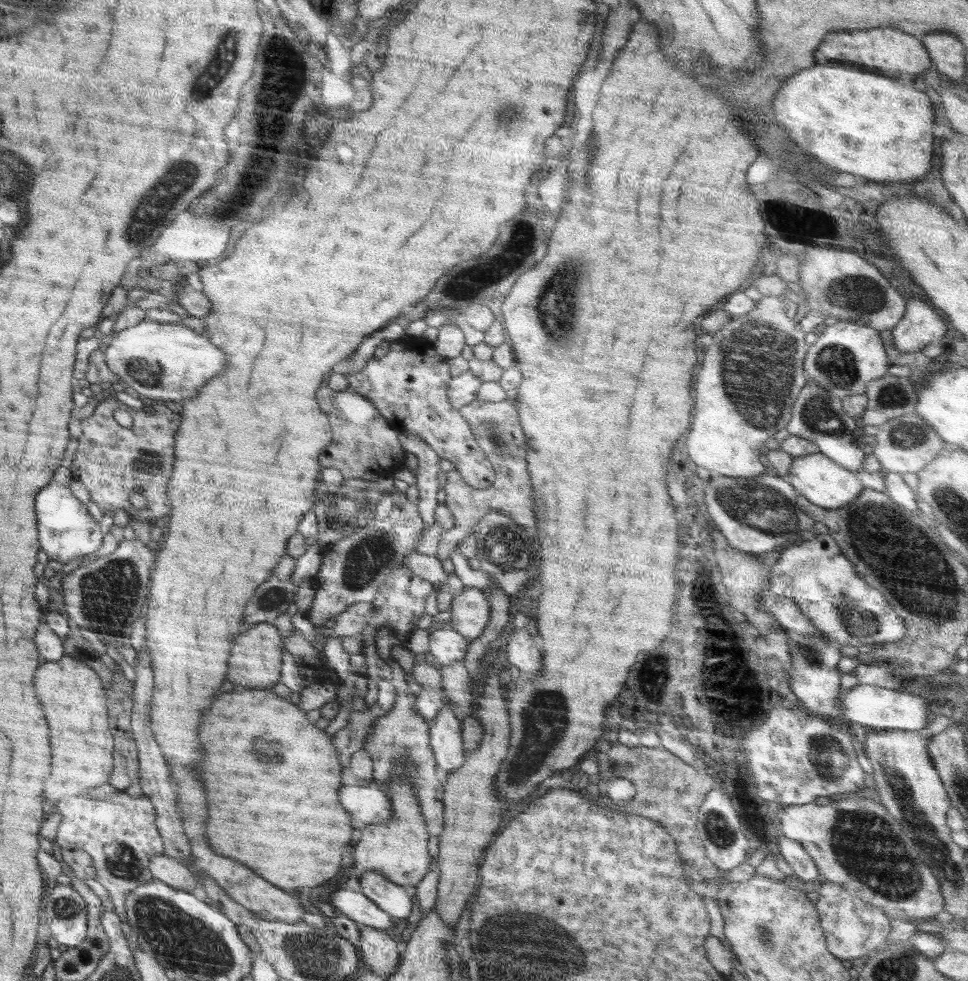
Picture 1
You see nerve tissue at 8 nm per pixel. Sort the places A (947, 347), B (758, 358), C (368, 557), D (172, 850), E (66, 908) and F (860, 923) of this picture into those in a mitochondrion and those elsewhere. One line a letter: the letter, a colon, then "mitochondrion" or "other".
A: other
B: mitochondrion
C: mitochondrion
D: other
E: mitochondrion
F: other

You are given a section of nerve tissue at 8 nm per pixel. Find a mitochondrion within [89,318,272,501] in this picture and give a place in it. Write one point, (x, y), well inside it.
(148, 372)

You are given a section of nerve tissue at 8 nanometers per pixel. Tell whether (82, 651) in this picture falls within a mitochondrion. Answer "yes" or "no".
yes

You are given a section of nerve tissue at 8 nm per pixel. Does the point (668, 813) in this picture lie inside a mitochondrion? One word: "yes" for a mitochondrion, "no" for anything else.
no

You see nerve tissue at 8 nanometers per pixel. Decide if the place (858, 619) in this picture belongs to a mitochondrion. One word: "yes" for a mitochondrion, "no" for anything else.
yes

